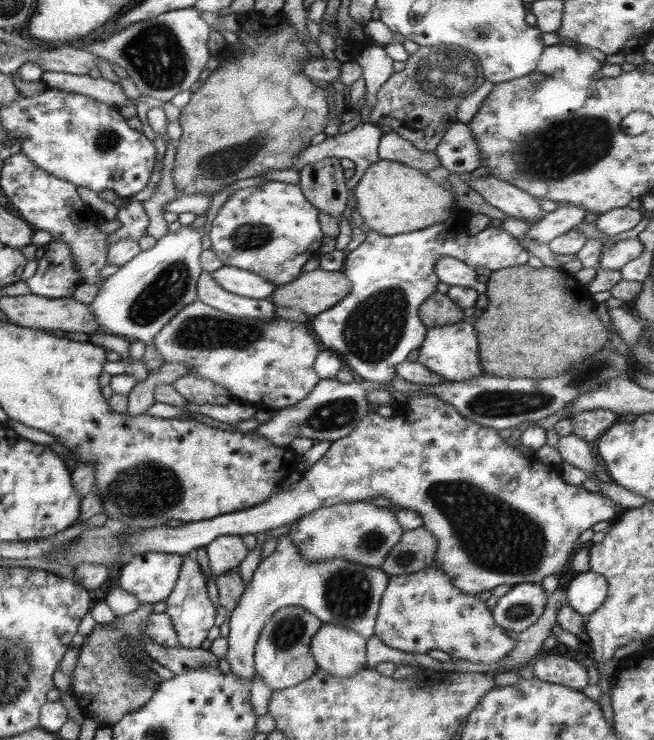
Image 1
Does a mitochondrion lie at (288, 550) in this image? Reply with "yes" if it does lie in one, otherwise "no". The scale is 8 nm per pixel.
no

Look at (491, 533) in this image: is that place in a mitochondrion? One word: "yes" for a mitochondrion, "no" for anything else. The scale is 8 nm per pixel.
yes

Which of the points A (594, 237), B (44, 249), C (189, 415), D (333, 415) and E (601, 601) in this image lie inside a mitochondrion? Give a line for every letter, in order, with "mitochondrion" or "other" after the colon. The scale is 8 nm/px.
A: other
B: other
C: other
D: mitochondrion
E: other

